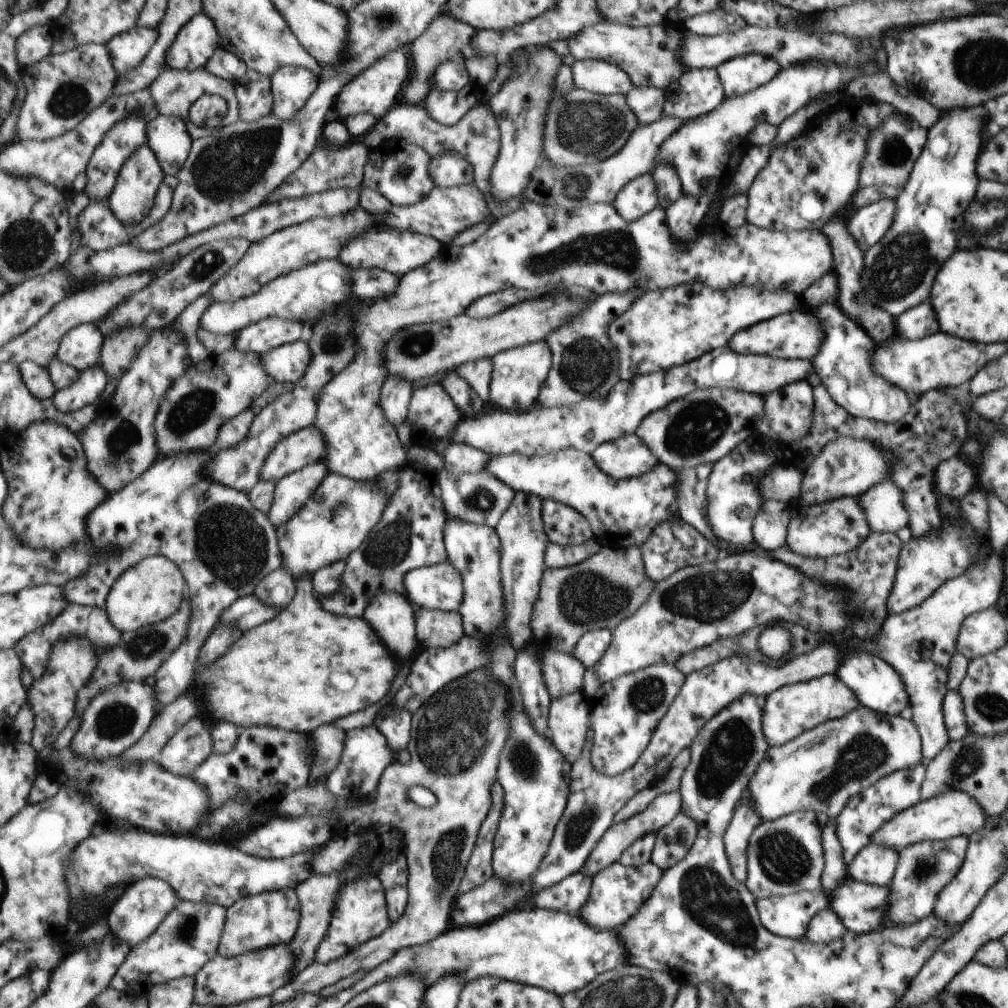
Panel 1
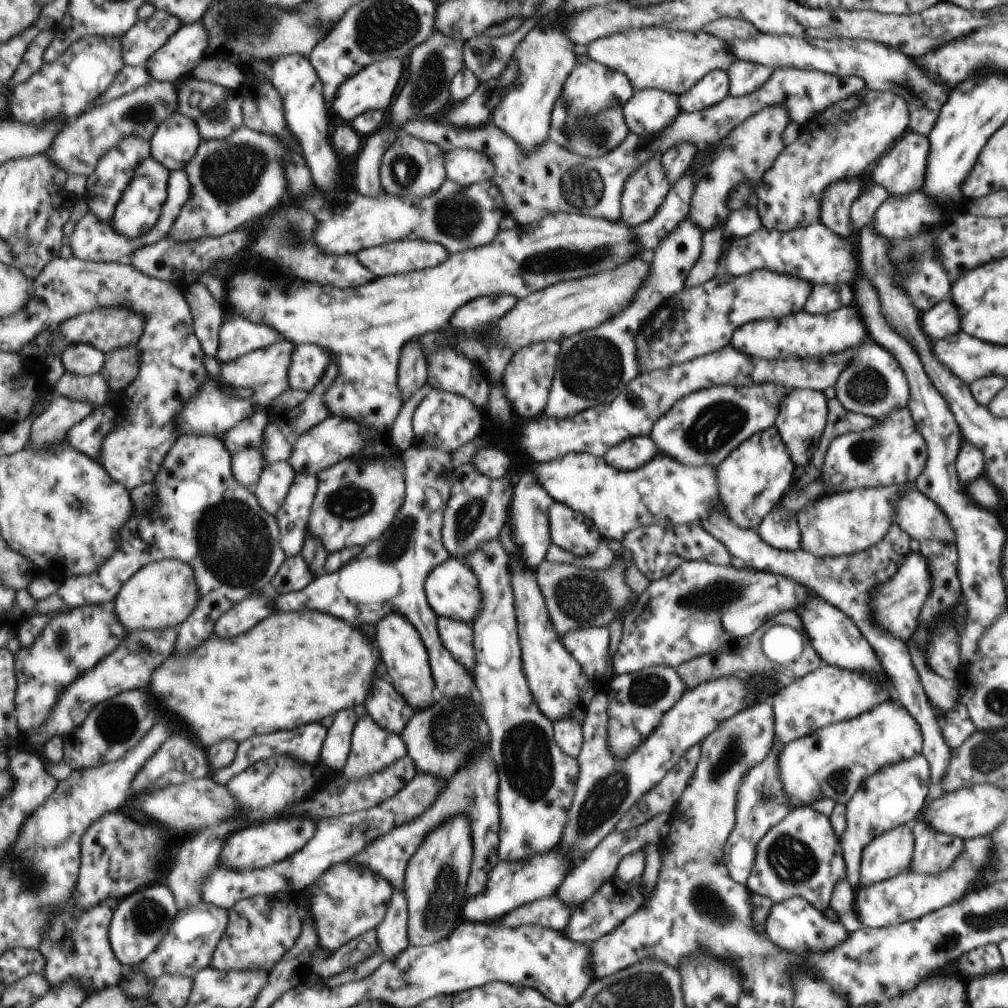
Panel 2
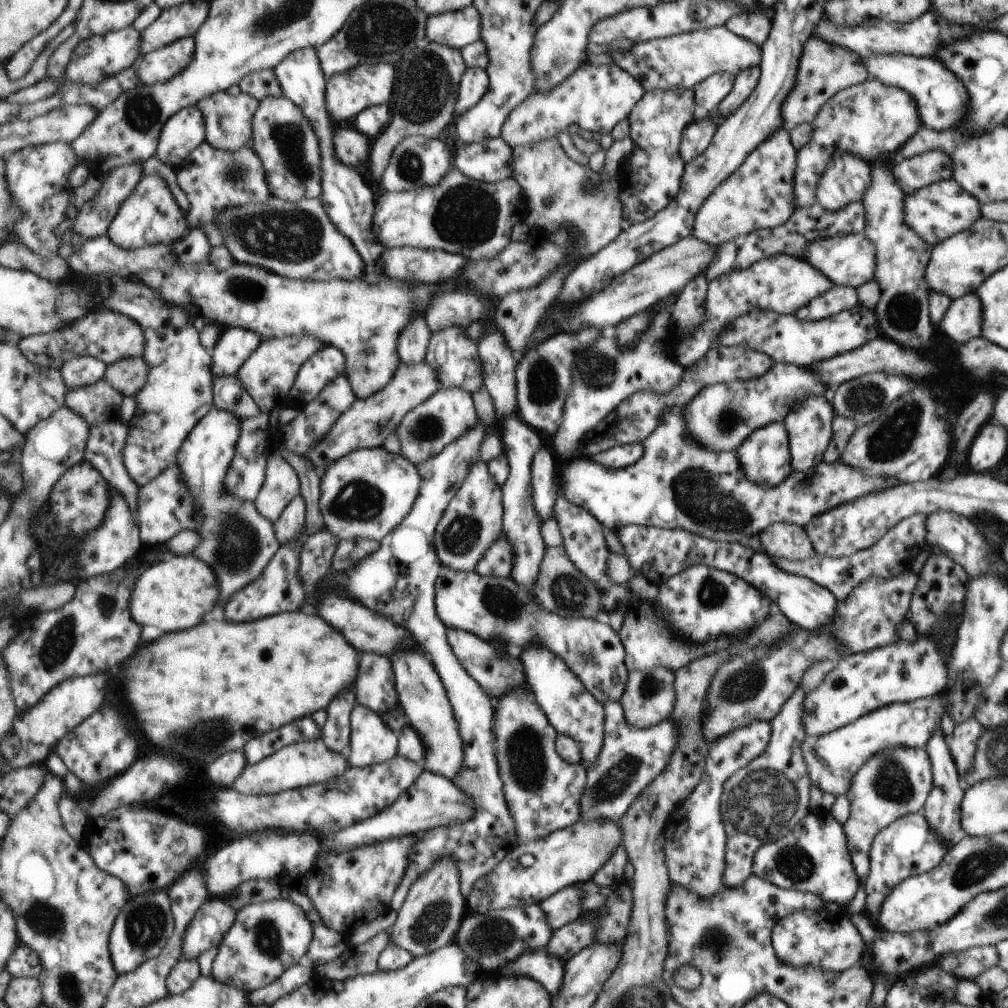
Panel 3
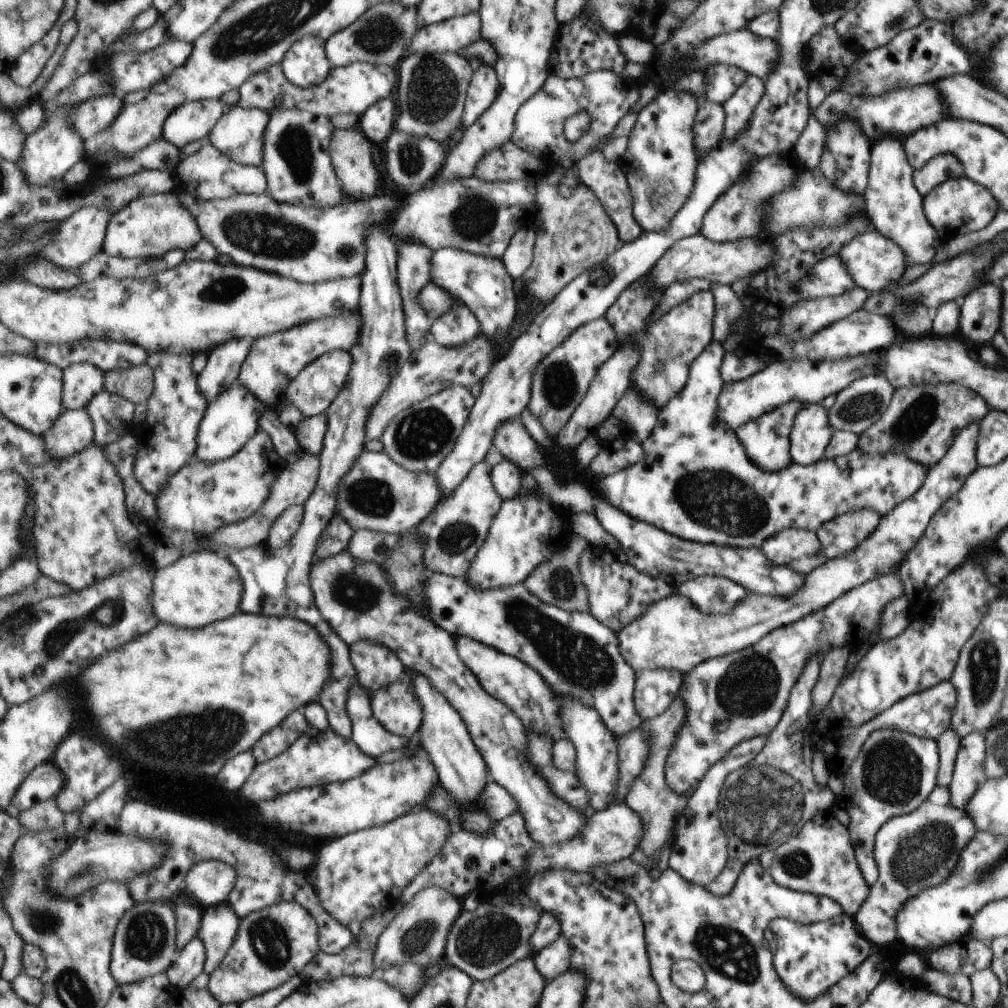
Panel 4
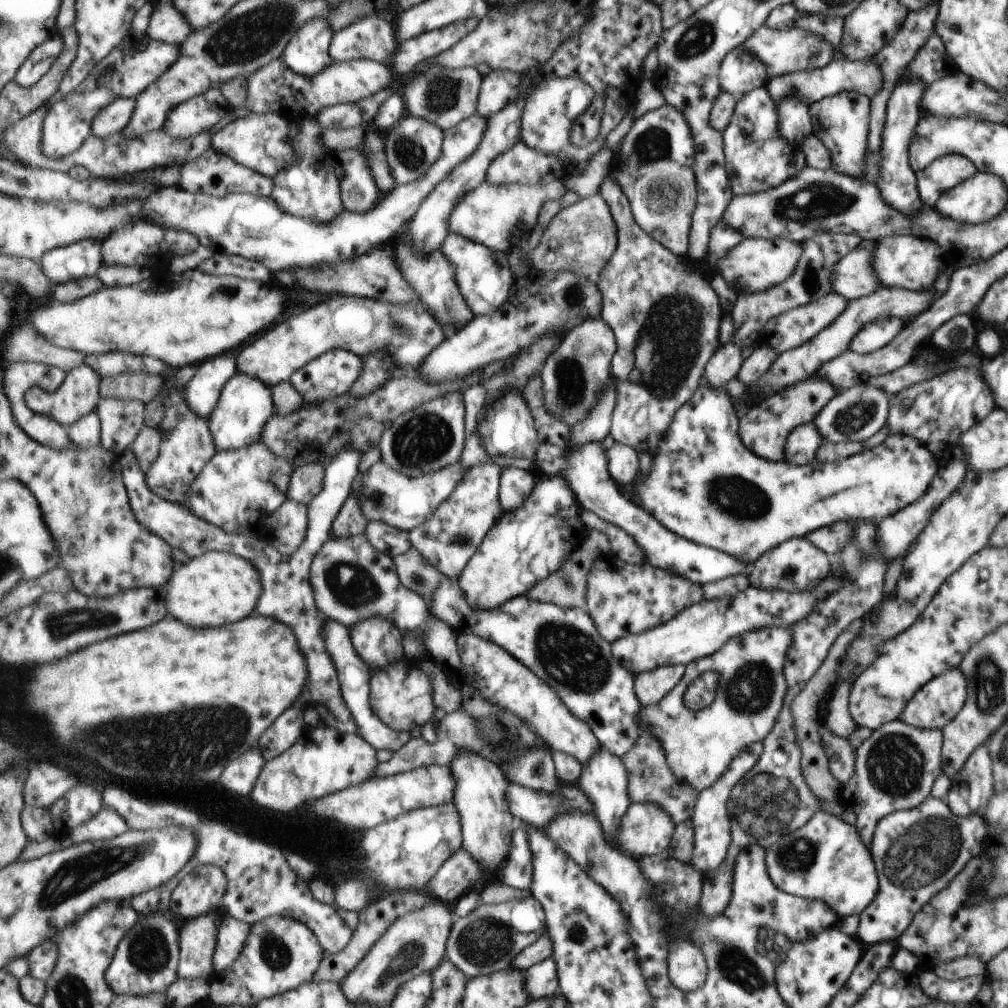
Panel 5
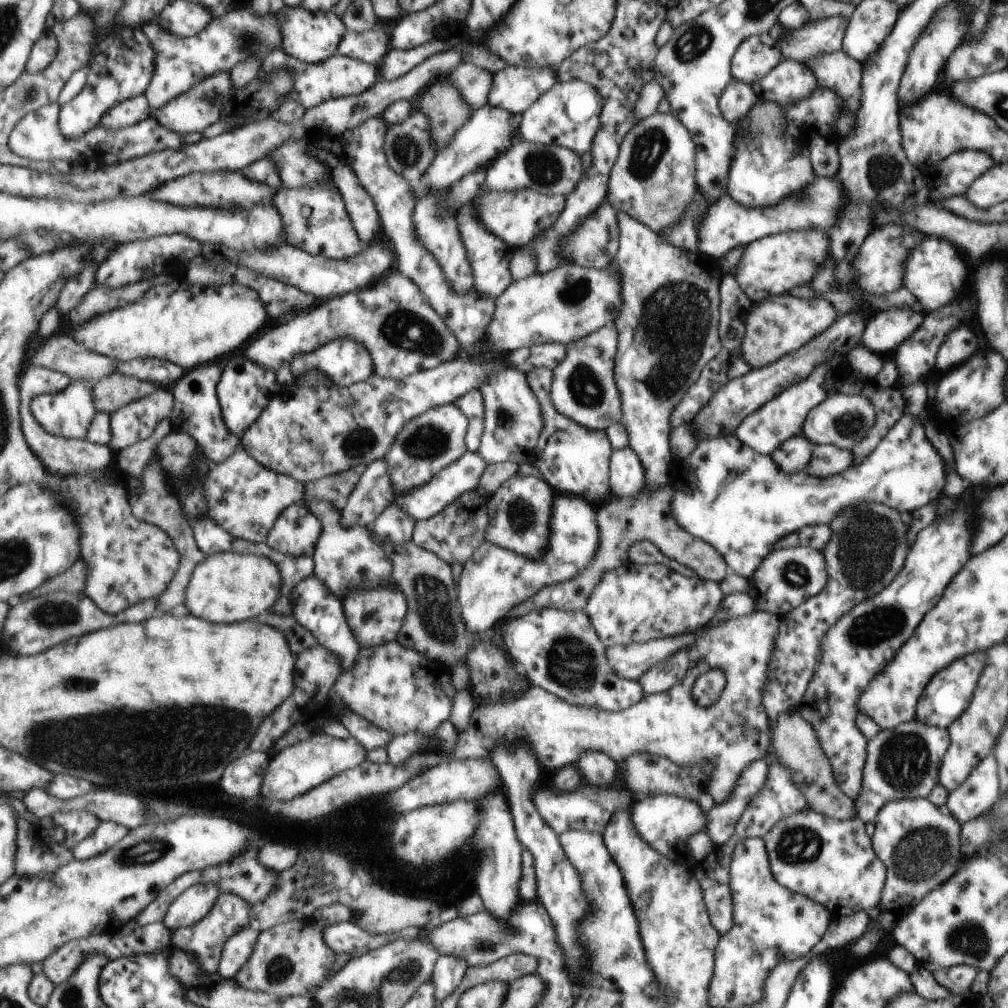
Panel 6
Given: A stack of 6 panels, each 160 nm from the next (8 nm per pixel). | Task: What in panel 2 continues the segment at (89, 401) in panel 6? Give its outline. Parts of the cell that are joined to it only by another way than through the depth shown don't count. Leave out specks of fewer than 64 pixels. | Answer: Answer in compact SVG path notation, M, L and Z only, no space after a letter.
M90 343L71 344L62 355L66 372L90 376L101 374L106 366L106 353Z

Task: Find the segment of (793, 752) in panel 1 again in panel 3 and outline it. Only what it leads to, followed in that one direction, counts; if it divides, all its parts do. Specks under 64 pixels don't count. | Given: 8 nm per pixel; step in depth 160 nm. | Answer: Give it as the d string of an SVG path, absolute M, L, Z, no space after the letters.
M934 695L882 706L827 734L807 736L802 742L802 757L806 761L806 769L810 771L811 784L835 797L847 794L855 774L875 753L897 745L924 748L936 727L939 727L943 713L944 706L938 695Z

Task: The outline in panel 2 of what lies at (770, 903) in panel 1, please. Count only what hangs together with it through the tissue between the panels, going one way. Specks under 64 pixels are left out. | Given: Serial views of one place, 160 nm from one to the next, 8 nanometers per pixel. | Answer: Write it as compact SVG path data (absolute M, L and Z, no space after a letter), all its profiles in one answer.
M799 896L787 898L771 906L770 915L763 924L763 930L770 942L782 947L783 950L789 950L791 954L831 950L833 946L837 946L847 939L845 934L847 930L840 923L827 920L823 913L806 902L805 898Z

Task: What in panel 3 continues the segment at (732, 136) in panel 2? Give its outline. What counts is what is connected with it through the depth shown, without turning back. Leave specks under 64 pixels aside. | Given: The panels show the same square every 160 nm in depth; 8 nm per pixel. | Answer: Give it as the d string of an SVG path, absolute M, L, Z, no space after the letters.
M781 128L776 130L766 141L758 146L742 165L730 177L727 177L709 197L703 201L701 208L695 213L692 235L711 246L716 247L723 242L741 241L754 230L774 229L782 225L793 212L794 206L794 168L797 151L790 142L789 132Z

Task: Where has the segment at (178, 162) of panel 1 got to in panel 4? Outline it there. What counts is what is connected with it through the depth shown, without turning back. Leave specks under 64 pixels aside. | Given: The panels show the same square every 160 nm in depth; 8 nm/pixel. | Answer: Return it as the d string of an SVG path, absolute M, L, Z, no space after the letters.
M220 99L183 104L167 118L164 137L180 149L195 140L206 140L224 115L223 112L225 104Z

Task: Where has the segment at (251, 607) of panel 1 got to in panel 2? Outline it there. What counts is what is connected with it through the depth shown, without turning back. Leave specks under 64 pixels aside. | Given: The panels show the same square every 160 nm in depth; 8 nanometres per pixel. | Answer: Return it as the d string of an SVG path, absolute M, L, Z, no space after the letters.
M412 447L403 452L406 467L406 502L394 525L382 538L361 548L360 554L337 572L316 577L299 592L277 596L277 610L321 610L347 622L377 624L389 614L403 614L414 624L430 652L430 664L439 692L451 700L471 700L475 680L471 672L455 660L443 646L438 615L427 600L426 583L431 570L451 558L443 540L444 515L451 499L455 466L449 452L435 448Z

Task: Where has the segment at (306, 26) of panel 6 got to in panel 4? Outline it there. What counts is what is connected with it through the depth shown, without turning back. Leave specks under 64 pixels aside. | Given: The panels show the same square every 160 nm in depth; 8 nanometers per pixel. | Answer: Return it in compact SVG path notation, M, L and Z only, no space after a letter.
M315 35L295 42L281 66L293 84L308 89L325 81L333 70L326 51L326 40Z

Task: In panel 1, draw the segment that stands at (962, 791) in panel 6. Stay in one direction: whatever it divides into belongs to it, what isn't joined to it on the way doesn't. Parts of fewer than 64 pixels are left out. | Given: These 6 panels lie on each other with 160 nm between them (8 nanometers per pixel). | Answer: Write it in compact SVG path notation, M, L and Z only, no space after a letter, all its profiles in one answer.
M946 691L942 700L942 719L949 741L961 740L969 732L965 704L957 691Z

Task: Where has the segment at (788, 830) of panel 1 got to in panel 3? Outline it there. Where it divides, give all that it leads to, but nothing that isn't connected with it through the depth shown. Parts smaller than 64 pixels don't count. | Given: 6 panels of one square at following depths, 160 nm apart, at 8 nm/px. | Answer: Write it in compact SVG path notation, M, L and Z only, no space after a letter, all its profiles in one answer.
M813 813L803 817L783 838L757 850L753 874L779 888L819 895L825 902L838 904L841 908L858 892L859 878L846 846L845 829L837 820L819 820Z

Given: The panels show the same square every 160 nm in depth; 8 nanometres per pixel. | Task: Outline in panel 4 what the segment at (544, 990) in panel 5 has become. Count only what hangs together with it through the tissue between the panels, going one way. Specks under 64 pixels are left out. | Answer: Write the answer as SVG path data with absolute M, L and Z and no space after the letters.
M559 936L545 949L535 953L532 961L545 982L553 981L568 970L571 946L567 939Z

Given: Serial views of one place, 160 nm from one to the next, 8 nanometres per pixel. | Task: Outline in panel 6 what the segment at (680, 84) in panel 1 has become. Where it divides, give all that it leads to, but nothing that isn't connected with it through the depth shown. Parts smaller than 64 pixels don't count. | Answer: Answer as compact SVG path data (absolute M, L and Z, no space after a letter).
M772 32L747 37L730 60L730 74L747 84L758 81L782 58L778 42Z

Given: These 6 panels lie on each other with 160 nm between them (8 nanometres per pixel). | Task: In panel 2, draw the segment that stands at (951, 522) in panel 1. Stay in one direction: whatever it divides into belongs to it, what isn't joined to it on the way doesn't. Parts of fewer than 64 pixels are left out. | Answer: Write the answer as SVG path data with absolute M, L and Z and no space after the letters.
M909 552L899 569L883 584L877 584L871 592L871 612L873 622L879 624L883 630L891 632L893 638L909 641L911 634L914 634L921 616L922 607L926 598L930 596L932 589L932 575L926 558L918 552Z

